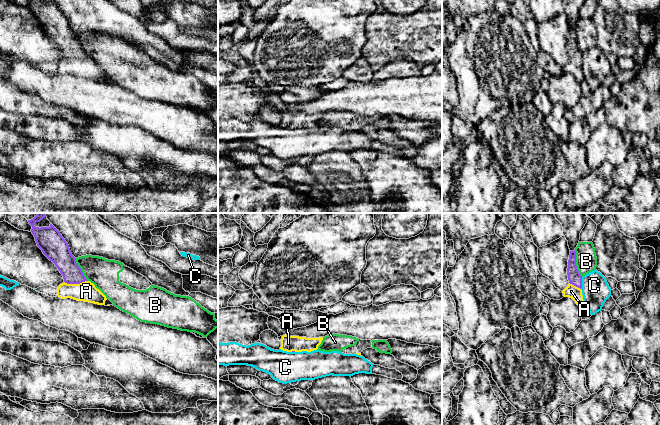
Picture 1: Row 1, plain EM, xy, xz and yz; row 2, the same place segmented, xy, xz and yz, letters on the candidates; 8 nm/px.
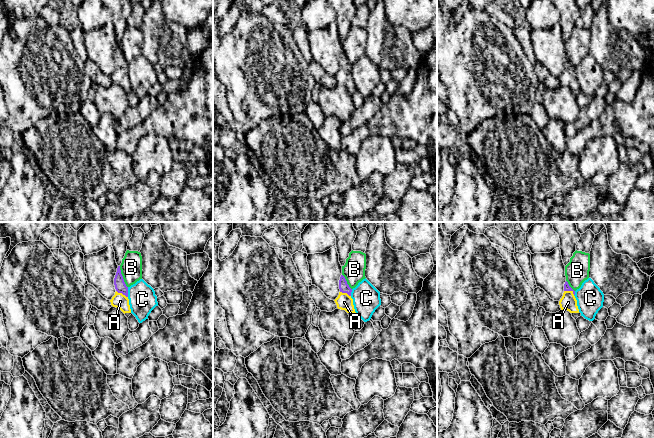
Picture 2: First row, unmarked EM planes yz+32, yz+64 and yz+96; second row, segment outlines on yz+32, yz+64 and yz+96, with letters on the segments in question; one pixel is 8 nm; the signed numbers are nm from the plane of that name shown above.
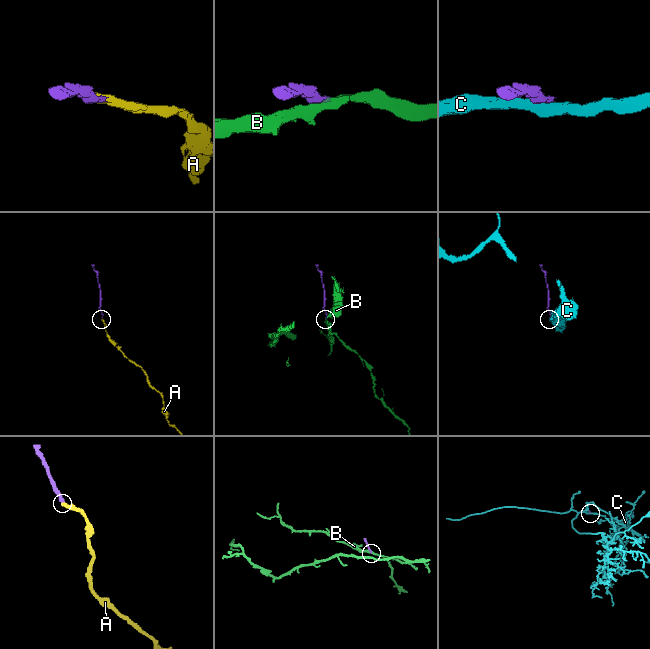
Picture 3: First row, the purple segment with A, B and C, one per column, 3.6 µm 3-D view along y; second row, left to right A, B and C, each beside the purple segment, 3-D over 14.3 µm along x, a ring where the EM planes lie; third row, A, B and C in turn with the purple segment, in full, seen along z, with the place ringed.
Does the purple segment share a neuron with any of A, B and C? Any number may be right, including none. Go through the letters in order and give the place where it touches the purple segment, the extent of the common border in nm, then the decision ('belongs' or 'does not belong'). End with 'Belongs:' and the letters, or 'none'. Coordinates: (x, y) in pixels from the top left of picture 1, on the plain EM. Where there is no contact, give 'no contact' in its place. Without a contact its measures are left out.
A: xy (75, 59) | 190 nm | belongs
B: yz (575, 39) | 220 nm | does not belong
C: yz (581, 59) | 100 nm | does not belong
Belongs: A

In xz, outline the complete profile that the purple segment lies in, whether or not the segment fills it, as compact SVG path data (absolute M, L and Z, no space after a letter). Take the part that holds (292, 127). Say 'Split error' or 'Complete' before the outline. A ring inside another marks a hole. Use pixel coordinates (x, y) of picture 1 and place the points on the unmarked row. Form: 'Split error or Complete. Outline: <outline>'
Split error. Outline: M283 111L280 125L287 128L311 128L318 125L323 113L306 114L299 112Z

